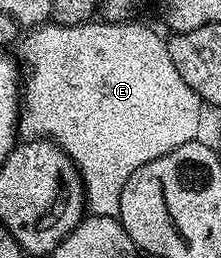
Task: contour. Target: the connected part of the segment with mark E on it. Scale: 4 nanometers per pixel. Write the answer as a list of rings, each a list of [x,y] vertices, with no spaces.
[[[103,19],[82,25],[46,23],[35,28],[31,37],[23,36],[17,46],[17,56],[24,66],[19,134],[26,139],[54,141],[68,154],[82,177],[87,210],[95,217],[117,217],[120,194],[132,174],[140,171],[144,163],[152,163],[152,159],[160,159],[160,155],[195,140],[202,125],[204,102],[176,71],[172,55],[168,55],[167,38],[146,25],[134,24]]]

